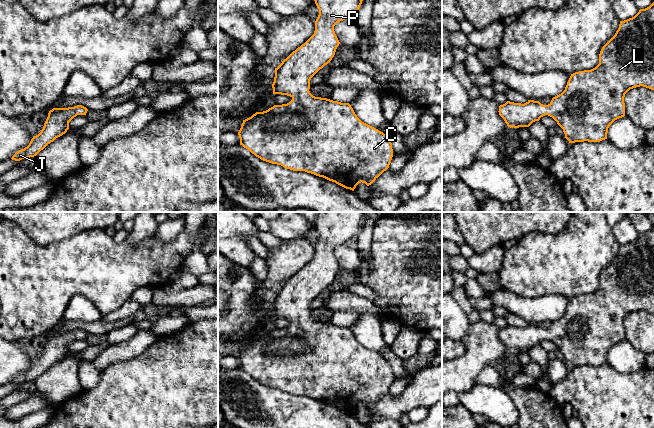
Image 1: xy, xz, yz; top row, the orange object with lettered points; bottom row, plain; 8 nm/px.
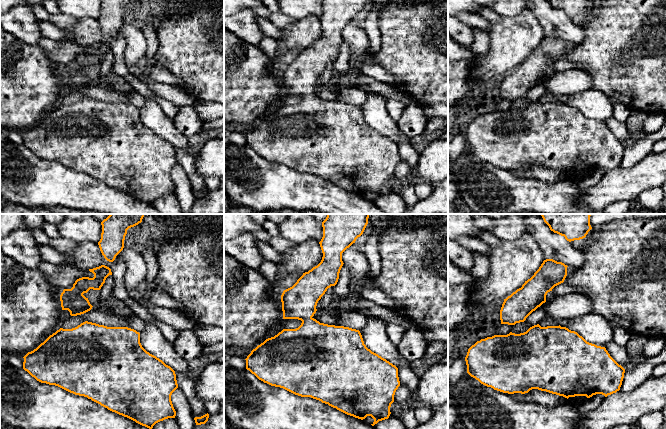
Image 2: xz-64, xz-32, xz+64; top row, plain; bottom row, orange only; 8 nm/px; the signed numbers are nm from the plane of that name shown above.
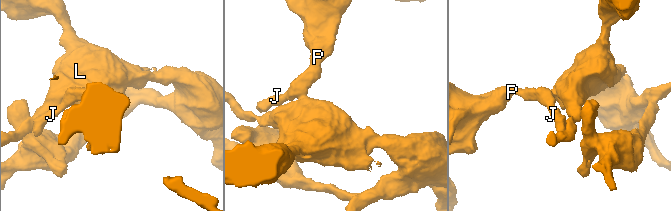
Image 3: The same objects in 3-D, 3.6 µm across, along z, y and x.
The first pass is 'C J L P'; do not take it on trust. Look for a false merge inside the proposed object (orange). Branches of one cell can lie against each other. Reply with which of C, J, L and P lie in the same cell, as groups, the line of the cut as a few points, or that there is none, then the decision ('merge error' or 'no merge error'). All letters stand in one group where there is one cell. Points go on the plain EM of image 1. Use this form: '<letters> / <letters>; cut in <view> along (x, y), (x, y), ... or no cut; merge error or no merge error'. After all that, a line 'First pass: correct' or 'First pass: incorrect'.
C J L P; no cut; no merge error
First pass: correct

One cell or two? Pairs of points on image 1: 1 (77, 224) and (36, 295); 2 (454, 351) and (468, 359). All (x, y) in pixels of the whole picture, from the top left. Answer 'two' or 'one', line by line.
1: two
2: two

